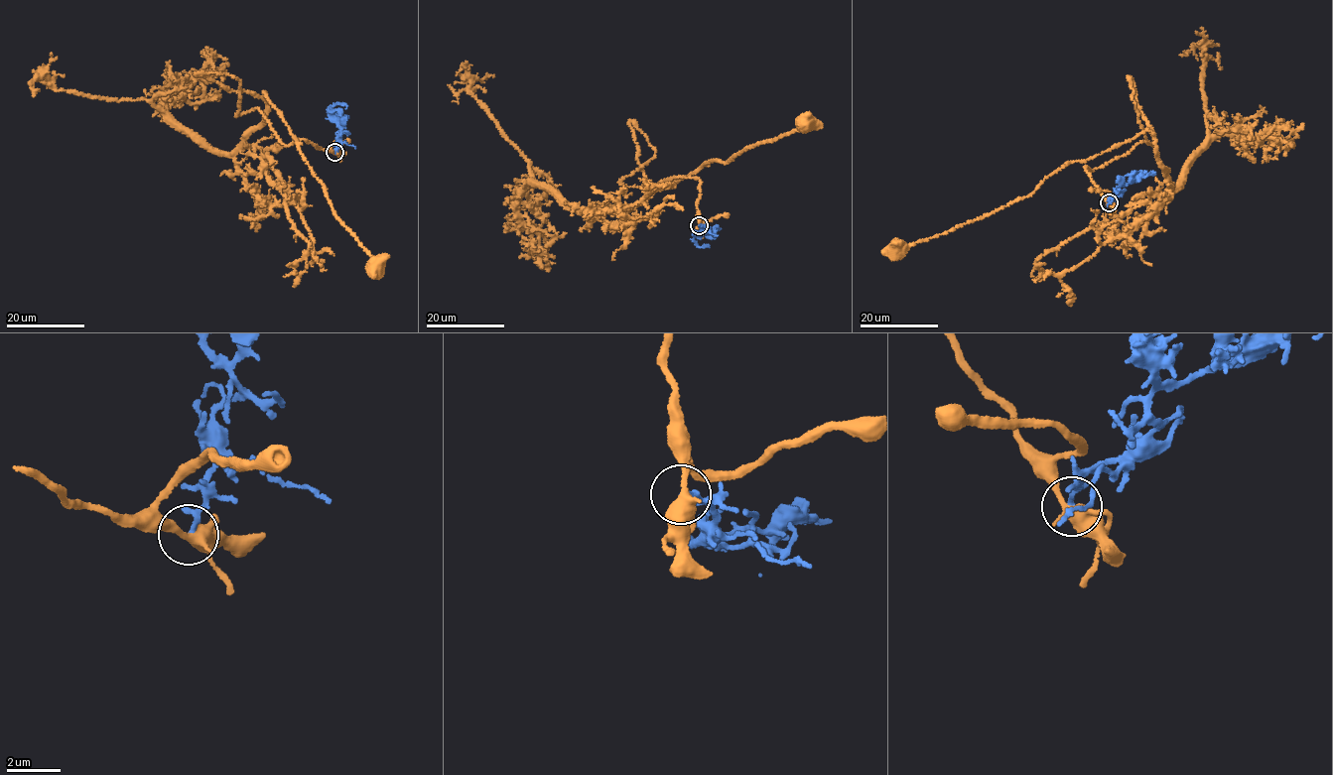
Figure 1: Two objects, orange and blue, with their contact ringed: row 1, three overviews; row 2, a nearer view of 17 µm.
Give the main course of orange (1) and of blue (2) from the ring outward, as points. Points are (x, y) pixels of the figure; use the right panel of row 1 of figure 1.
1: (1109, 203), (1085, 168), (1152, 144), (1130, 76), (1154, 136), (1145, 130), (1068, 163), (991, 214), (897, 247)
2: (1109, 203), (1122, 191), (1122, 186), (1148, 173), (1153, 174), (1143, 178)

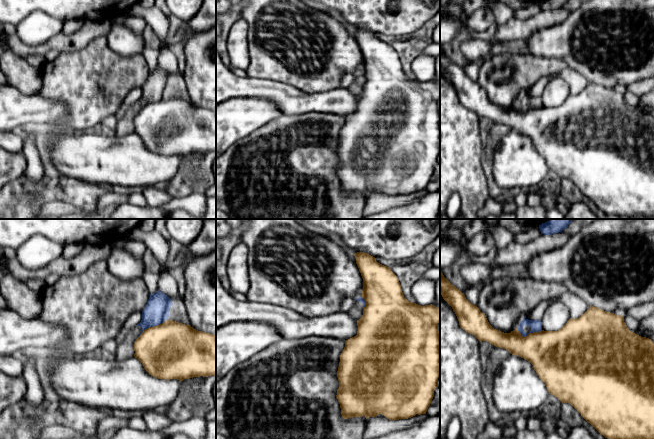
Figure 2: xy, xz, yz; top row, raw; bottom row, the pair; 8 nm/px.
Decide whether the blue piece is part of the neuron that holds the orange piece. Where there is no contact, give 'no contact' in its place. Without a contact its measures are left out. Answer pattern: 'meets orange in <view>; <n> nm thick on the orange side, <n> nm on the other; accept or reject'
meets orange in xy; 460 nm thick on the orange side, 200 nm on the other; reject

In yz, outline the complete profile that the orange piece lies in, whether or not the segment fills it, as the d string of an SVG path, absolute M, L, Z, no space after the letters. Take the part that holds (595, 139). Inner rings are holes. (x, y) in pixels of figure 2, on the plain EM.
M442 48L440 70L452 83L463 106L473 110L480 118L487 117L529 137L545 159L549 170L556 172L562 179L571 180L605 214L629 217L654 216L654 118L631 108L623 92L590 82L579 94L570 94L558 107L541 106L523 113L518 104L510 109L494 105L485 90L471 80L464 69L452 61Z

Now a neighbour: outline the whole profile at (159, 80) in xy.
M160 66L150 70L148 78L142 87L141 98L130 106L121 120L118 120L114 129L115 136L123 137L134 133L134 118L136 115L145 105L160 101L168 96L169 86L172 81L172 76Z

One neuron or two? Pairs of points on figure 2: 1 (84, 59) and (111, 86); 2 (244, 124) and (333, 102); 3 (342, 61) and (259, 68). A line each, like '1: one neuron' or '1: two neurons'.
1: one neuron
2: one neuron
3: one neuron

